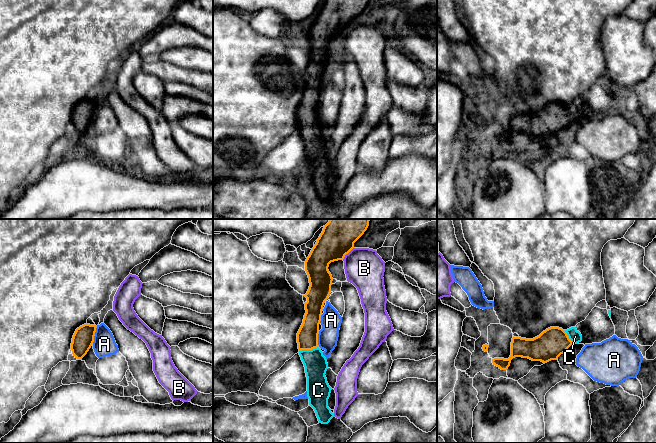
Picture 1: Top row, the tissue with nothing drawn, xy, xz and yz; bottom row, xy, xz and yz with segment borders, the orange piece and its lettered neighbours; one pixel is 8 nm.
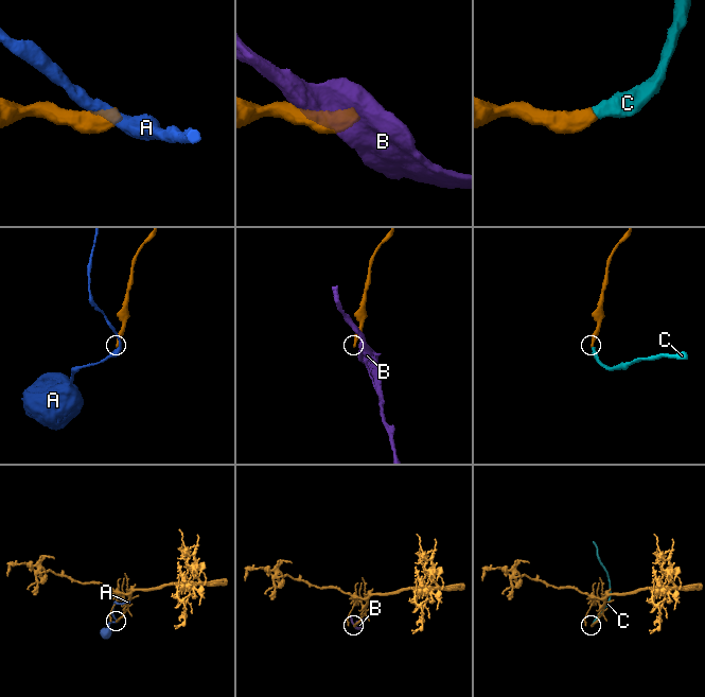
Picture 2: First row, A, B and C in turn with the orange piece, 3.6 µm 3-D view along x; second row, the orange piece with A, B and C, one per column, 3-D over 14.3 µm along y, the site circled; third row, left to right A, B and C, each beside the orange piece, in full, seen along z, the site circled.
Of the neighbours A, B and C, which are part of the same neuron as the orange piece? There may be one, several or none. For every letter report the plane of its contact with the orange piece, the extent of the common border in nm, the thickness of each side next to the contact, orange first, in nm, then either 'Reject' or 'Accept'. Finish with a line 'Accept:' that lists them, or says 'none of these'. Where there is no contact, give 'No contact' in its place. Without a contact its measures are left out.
A: Touches orange in xy. Shared border 150 nm. Thickness 170 nm (orange) against 180 nm. Reject
B: Touches orange in xz. Shared border 140 nm. Thickness 280 nm (orange) against 320 nm. Reject
C: Touches orange in xz. Shared border 170 nm. Thickness 180 nm (orange) against 190 nm. Accept
Accept: C

